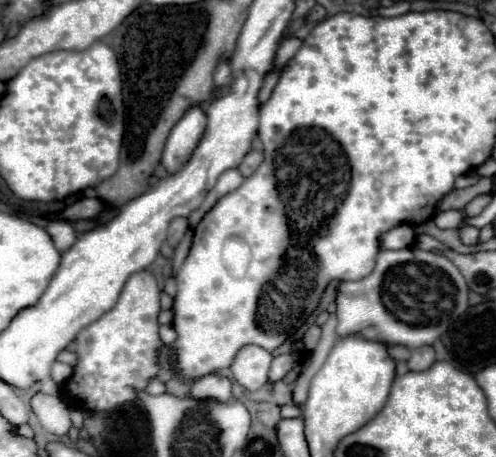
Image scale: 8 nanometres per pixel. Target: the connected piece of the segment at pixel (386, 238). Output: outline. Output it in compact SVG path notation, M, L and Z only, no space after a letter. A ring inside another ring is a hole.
M401 224L401 226L395 226L393 230L387 230L385 234L381 234L379 248L381 250L401 250L401 248L413 246L413 242L415 242L415 236L411 232L411 226Z

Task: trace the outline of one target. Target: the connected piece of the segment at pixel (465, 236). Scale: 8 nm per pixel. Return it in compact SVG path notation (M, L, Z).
M465 226L465 228L459 230L459 238L461 238L461 242L467 244L467 246L477 244L477 236L479 236L479 230L473 228L473 226Z

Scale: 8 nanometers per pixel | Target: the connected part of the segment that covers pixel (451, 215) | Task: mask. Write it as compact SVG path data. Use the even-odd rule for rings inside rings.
M459 210L437 212L437 226L439 226L439 228L457 228L459 218L461 218L461 212L459 212Z

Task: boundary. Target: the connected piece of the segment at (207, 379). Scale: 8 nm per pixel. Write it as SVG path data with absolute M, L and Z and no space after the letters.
M207 374L193 382L189 398L213 398L217 402L229 402L231 398L231 380L219 374Z

